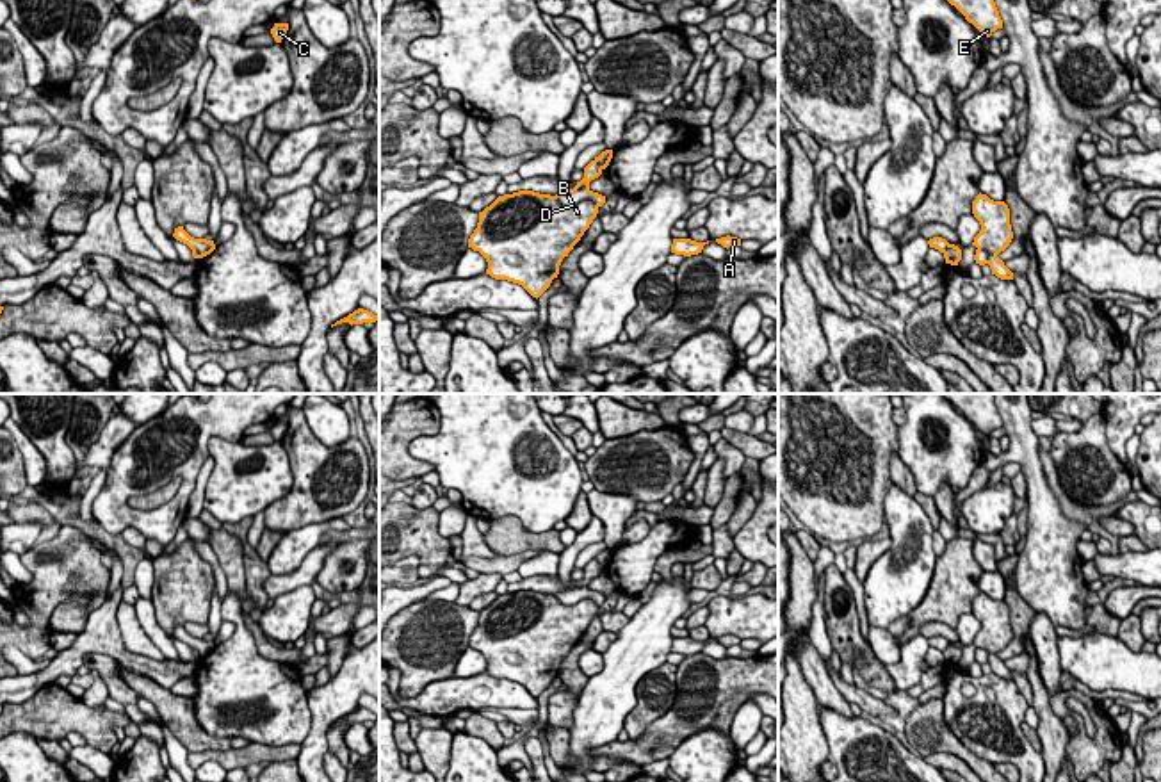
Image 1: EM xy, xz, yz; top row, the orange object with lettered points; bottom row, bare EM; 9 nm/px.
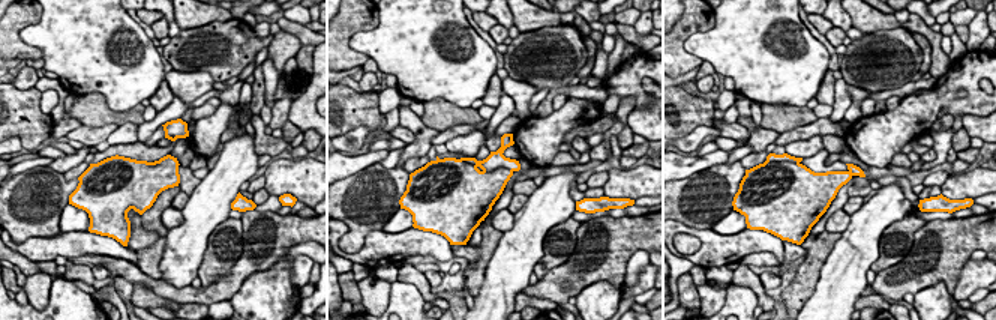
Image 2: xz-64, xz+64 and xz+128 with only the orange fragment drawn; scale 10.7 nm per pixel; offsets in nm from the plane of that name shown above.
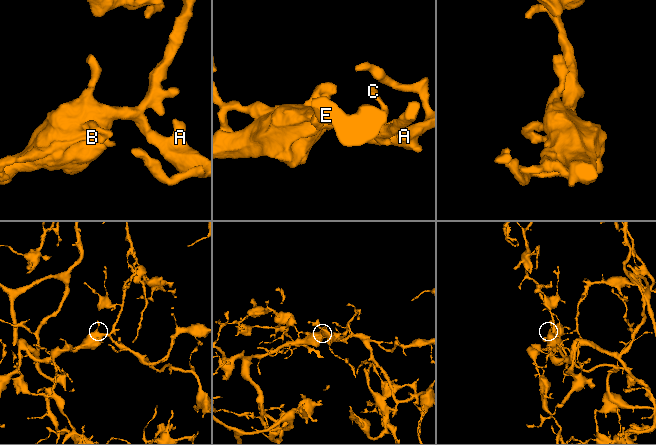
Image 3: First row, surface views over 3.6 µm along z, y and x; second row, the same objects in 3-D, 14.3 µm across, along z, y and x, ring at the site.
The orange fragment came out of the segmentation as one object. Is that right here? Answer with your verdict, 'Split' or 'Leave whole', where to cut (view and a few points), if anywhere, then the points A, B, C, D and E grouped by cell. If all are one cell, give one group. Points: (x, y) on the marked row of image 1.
Leave whole. No split. Groups: A B C D E

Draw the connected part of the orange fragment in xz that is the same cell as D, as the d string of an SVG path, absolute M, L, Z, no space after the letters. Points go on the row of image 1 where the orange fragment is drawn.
M613 150L602 151L584 167L584 178L573 189L556 196L534 191L518 191L499 196L490 207L479 212L479 223L468 239L468 248L479 251L495 280L507 280L522 285L532 297L540 297L559 274L564 257L580 240L605 203L605 196L593 192L589 182L598 178L609 166Z

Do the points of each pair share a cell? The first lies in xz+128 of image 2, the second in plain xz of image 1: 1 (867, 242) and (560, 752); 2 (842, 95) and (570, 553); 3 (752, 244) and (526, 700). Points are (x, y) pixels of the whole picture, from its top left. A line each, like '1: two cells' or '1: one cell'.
1: two cells
2: one cell
3: one cell

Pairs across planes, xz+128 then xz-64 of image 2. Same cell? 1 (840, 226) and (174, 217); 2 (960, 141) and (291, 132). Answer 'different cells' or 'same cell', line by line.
1: same cell
2: same cell

